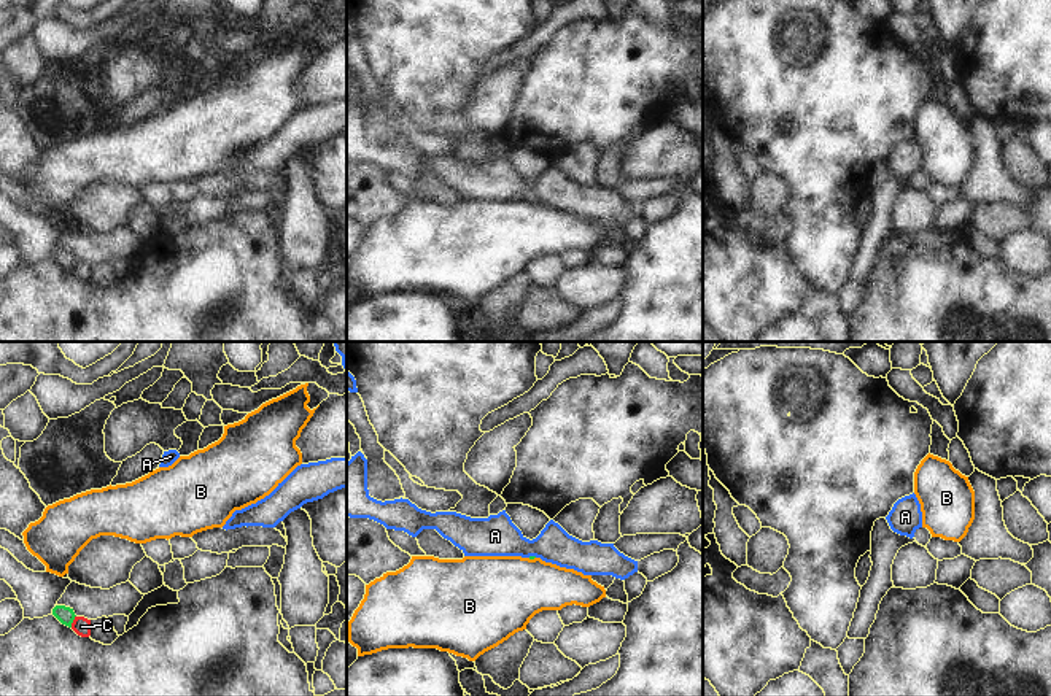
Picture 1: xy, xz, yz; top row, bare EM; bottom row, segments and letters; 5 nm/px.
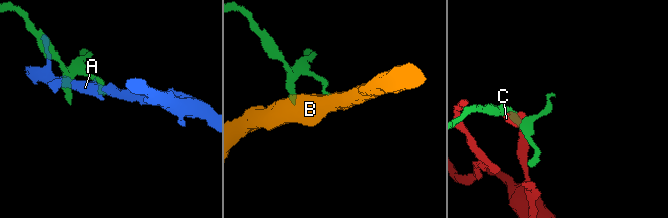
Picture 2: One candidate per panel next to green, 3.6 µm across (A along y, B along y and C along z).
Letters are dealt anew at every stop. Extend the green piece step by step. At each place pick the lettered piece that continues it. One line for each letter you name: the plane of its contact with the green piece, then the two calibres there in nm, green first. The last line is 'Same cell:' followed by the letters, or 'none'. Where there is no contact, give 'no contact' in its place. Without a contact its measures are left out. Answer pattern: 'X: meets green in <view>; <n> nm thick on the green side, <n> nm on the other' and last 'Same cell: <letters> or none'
Same cell: none

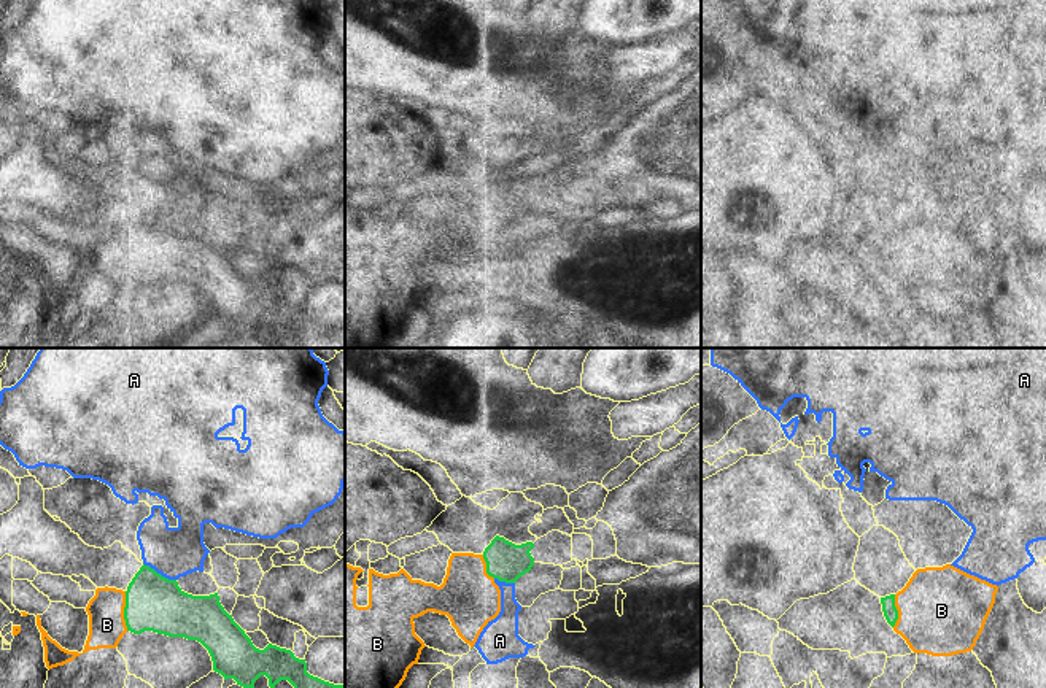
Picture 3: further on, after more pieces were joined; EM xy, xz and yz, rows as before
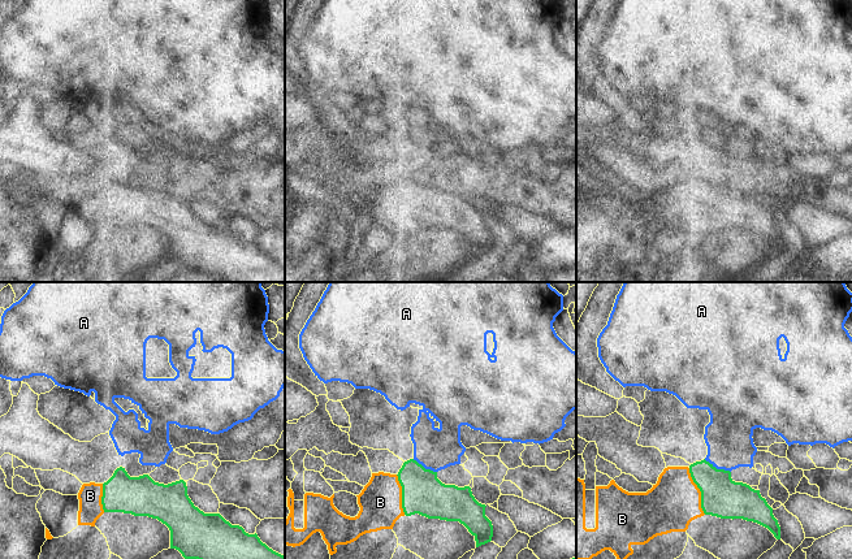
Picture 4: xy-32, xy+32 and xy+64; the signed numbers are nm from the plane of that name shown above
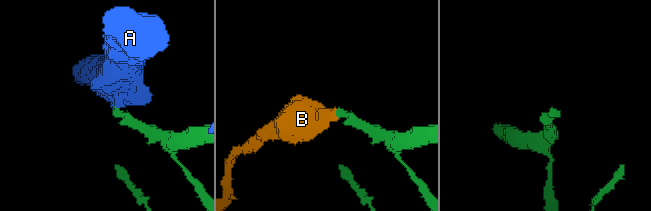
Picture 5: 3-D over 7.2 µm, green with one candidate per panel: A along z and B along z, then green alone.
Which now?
B: meets green in xy; 280 nm thick on the green side, 190 nm on the other
Same cell: B

